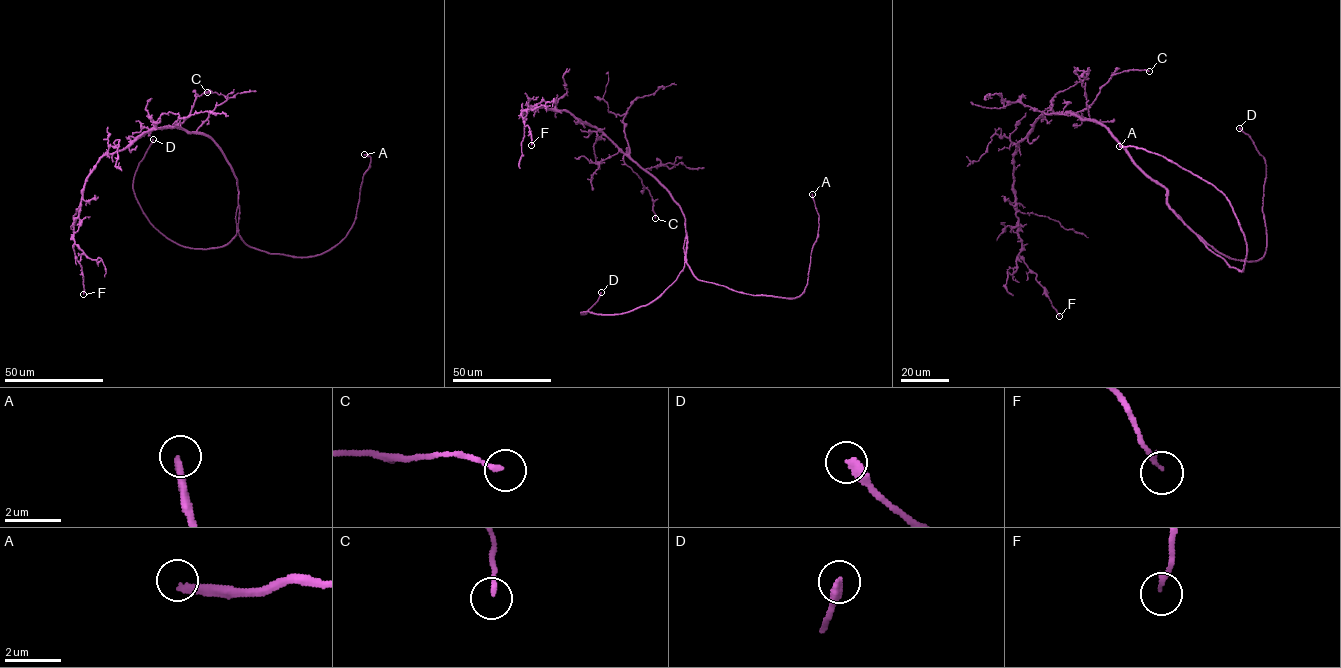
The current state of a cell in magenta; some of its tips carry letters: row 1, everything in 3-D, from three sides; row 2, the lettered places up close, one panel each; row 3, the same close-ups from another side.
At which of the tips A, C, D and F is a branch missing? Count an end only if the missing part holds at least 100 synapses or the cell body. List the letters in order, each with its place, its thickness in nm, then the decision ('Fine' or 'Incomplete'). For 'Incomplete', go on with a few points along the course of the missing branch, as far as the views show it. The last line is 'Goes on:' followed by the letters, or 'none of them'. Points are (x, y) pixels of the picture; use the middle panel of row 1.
A: Place: (812, 194). Thickness 280 nm. Incomplete. Course of what is missing: (812, 194), (808, 140), (779, 163), (743, 172), (730, 184), (657, 183), (644, 200), (639, 233)
C: Place: (655, 218). Thickness 150 nm. Fine
D: Place: (601, 292). Thickness 320 nm. Fine
F: Place: (531, 145). Thickness 150 nm. Fine
Goes on: A

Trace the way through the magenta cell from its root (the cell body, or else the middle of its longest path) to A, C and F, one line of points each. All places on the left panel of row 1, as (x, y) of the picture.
A: (236, 177), (243, 241), (270, 253), (311, 257), (337, 245), (351, 227), (371, 162), (364, 154)
C: (236, 177), (222, 150), (208, 136), (175, 126), (188, 116), (196, 97), (207, 92)
F: (236, 177), (208, 136), (179, 127), (152, 128), (121, 150), (105, 154), (86, 180), (73, 225), (83, 294)

